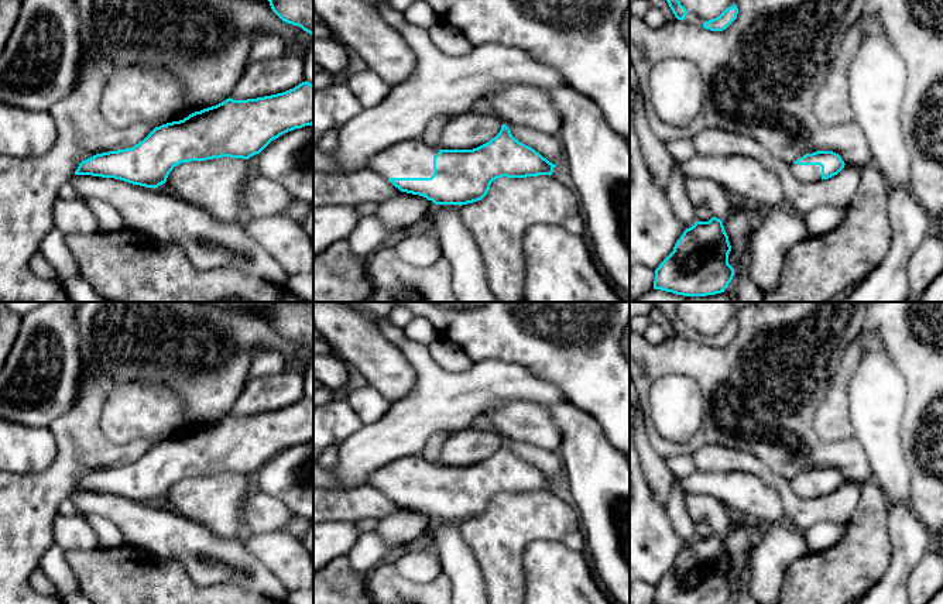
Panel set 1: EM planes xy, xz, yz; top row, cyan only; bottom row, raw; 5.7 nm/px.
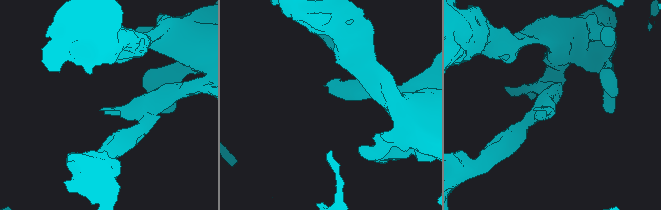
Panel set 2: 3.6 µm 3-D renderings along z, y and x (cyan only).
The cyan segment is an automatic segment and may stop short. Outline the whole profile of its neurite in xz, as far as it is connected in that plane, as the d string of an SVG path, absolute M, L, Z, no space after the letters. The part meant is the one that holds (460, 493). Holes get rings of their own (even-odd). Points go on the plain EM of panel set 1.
M505 440L494 454L473 466L438 466L414 454L390 461L367 476L367 488L378 490L401 508L424 512L435 521L459 522L481 517L497 494L551 493L555 483L515 456Z

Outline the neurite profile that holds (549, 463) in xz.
M503 436L503 440L505 440L510 445L510 447L515 456L534 464L549 478L552 478L555 481L565 480L565 471L563 471L562 459L560 459L559 453L549 452L549 450L541 449L532 443L514 440L514 439L505 437L505 436Z

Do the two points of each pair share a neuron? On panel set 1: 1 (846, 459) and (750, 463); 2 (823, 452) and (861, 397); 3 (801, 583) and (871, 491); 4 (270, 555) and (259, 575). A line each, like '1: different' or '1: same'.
1: different
2: different
3: same
4: different

